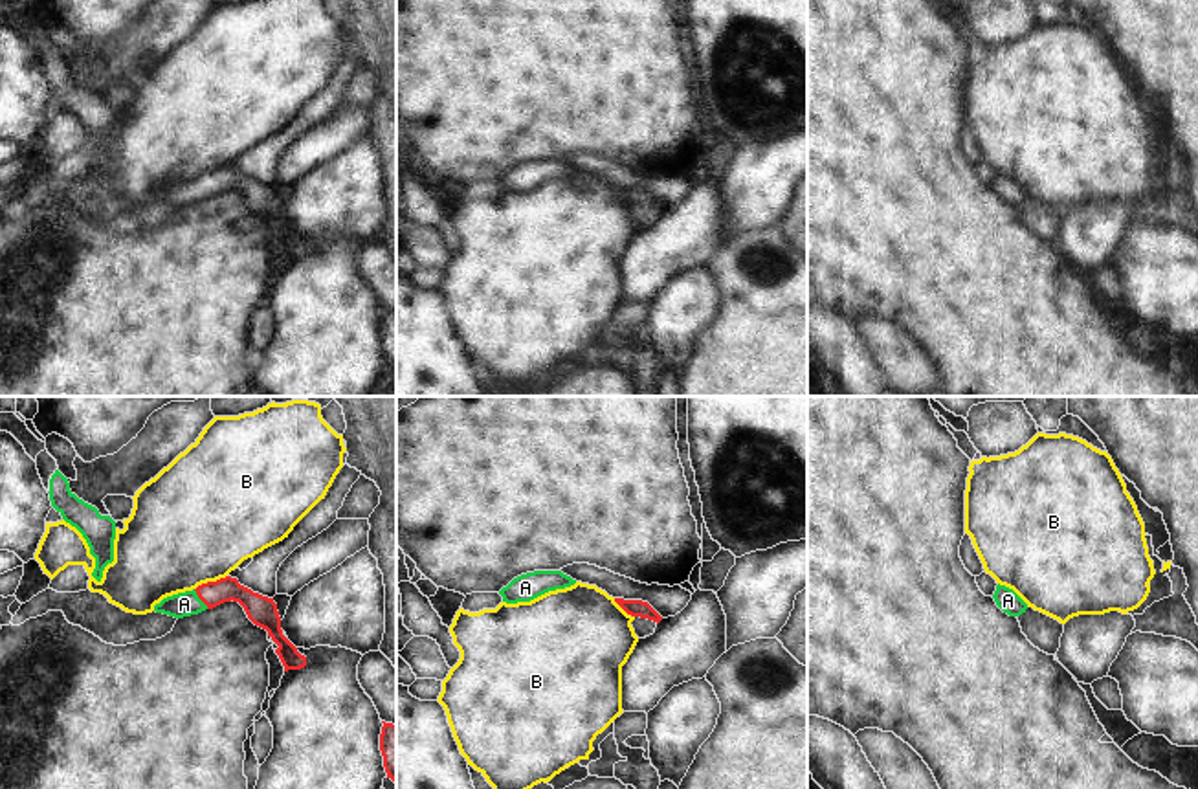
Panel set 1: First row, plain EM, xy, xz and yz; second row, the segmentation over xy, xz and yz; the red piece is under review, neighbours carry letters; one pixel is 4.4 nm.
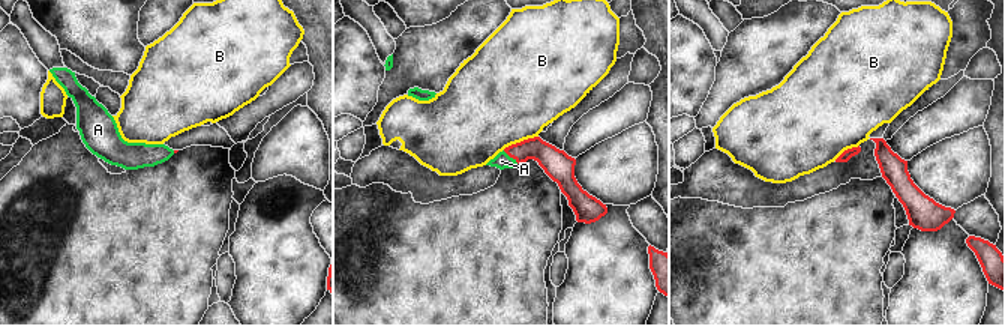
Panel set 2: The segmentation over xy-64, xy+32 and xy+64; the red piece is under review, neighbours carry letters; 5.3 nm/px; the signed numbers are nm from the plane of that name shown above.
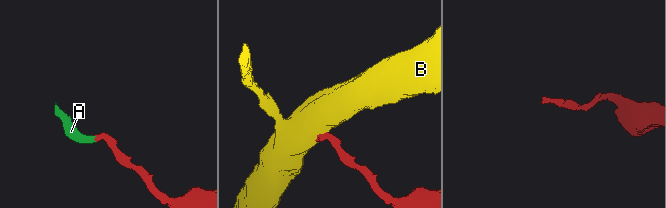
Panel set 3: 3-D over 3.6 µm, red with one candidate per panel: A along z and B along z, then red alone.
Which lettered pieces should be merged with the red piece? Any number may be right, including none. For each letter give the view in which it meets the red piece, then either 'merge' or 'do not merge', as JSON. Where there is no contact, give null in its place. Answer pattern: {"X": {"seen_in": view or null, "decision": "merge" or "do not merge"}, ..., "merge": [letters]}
{"A": {"seen_in": "xy", "decision": "merge"}, "B": {"seen_in": "xy", "decision": "do not merge"}, "merge": ["A"]}

